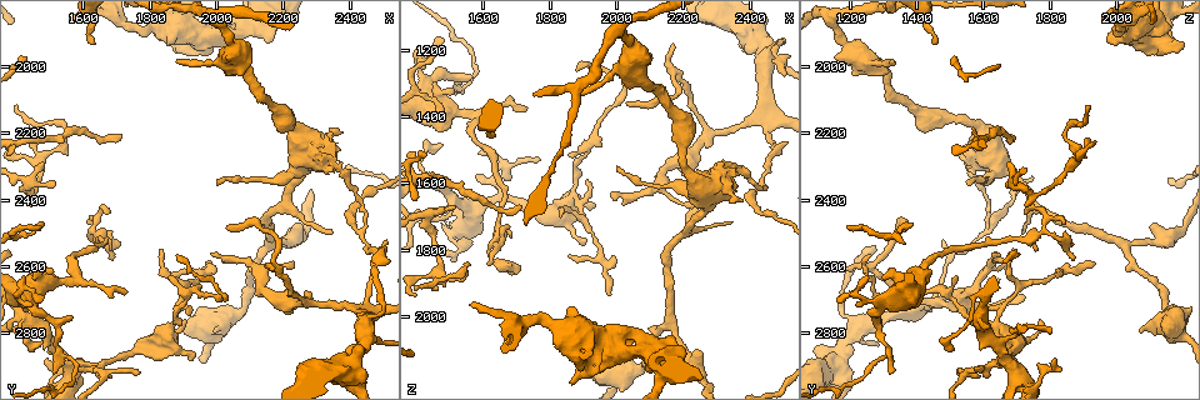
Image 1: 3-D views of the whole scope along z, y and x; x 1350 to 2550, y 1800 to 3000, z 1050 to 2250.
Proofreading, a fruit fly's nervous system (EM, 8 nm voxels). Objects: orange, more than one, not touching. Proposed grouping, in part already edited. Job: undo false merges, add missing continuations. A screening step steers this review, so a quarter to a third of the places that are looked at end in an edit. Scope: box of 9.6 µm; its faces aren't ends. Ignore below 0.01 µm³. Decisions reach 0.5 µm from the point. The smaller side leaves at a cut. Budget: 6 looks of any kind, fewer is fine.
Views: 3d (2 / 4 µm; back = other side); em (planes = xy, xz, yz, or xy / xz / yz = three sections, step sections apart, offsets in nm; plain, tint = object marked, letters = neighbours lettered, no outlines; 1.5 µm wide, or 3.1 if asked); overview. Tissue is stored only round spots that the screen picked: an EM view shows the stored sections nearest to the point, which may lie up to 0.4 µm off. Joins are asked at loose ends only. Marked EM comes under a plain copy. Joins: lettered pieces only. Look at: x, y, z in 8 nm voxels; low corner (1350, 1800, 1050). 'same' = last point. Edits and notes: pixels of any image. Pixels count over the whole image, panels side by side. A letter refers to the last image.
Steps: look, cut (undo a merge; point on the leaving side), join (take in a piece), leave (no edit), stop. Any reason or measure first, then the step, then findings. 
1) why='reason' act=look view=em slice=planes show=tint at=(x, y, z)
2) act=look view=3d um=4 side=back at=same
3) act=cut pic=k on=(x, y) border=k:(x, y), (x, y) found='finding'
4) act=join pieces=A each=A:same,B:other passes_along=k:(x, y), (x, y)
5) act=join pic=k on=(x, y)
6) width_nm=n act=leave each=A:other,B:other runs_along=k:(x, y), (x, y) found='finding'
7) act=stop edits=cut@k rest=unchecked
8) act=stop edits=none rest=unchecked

why='thin end' act=look view=em slice=planes show=letters at=(1470, 2480, 1180)

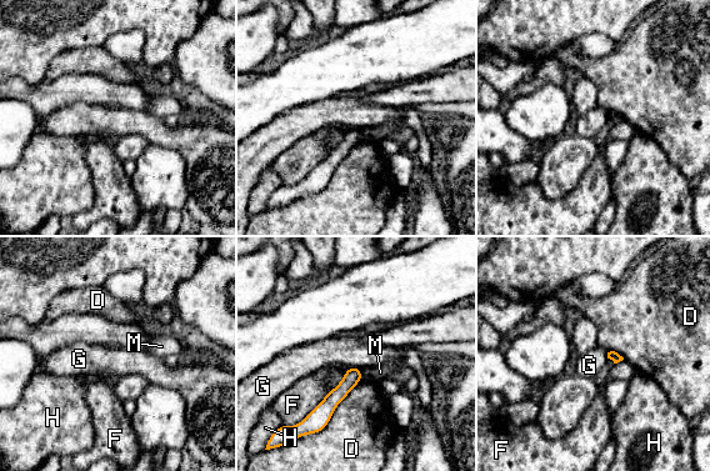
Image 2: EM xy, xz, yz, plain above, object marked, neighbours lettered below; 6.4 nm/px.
act=leave each=D:other,F:other,G:other,H:other,M:other runs_along=2:(355, 370), (348, 384), (314, 417) found='no lettered piece goes on from it'

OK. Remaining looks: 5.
why='abrupt turn' act=look view=3d um=2 at=(1550, 2200, 1840)

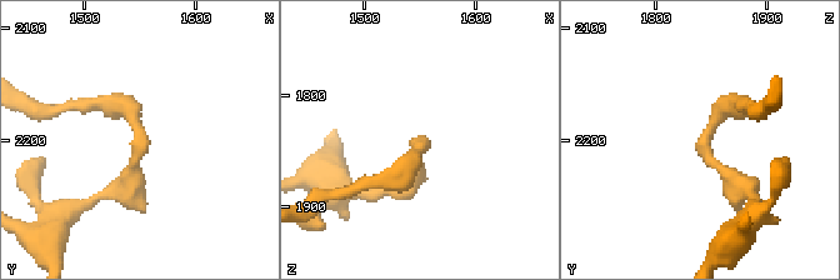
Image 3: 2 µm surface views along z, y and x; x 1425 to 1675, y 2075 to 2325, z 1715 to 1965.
why='need the tissue' act=look view=em slice=xy step=4 show=tint at=(1550, 2210, 1846)

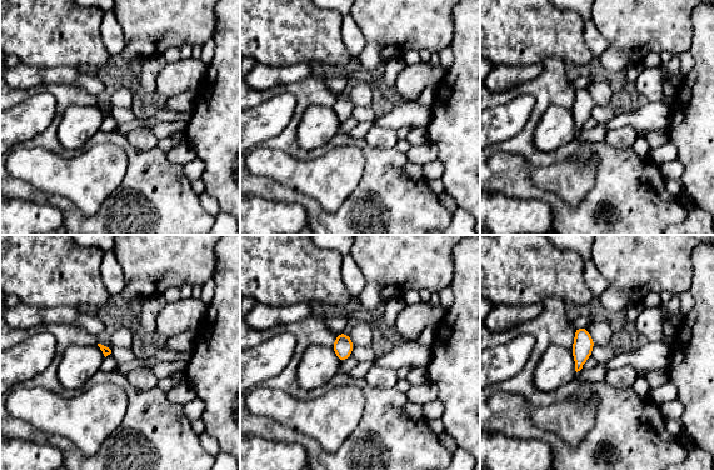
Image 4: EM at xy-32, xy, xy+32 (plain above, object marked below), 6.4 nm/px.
act=look view=em slice=planes show=letters at=same

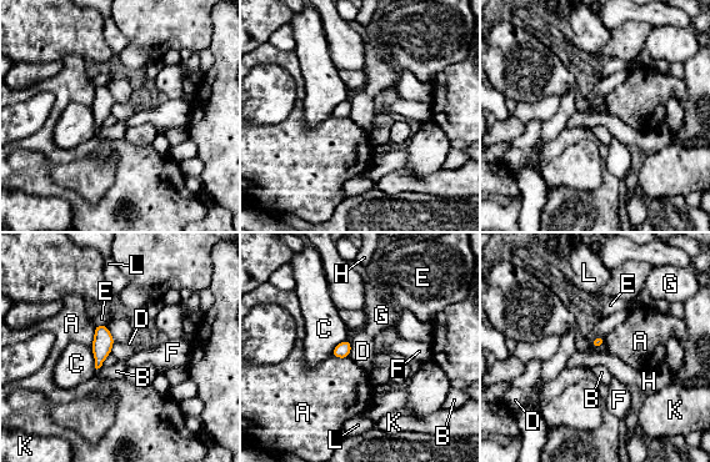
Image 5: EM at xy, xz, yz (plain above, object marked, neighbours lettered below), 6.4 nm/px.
width_nm=70 act=leave each=A:other,B:other,C:other,D:other,E:other,F:other,G:other,H:other,K:other,L:other border=5:(110, 352), (100, 366) found='continuous, no second cell'

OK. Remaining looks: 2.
why='tapers out' act=look view=em slice=planes show=tint at=(1850, 2620, 1820)

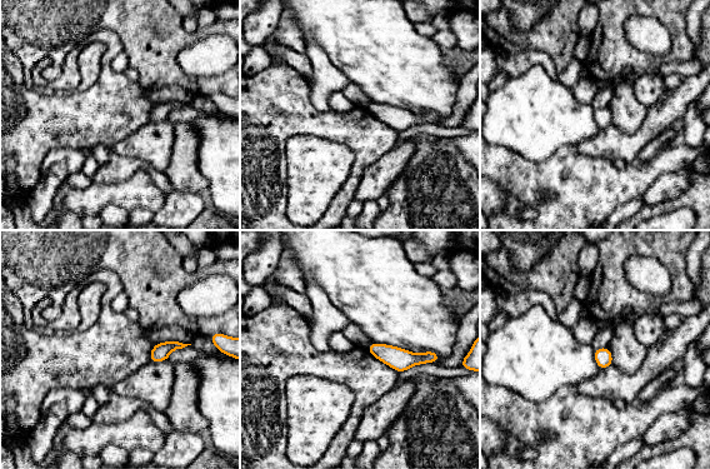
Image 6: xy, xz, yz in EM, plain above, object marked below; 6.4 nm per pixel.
why='what lies round it' act=look view=em slice=planes show=letters at=same

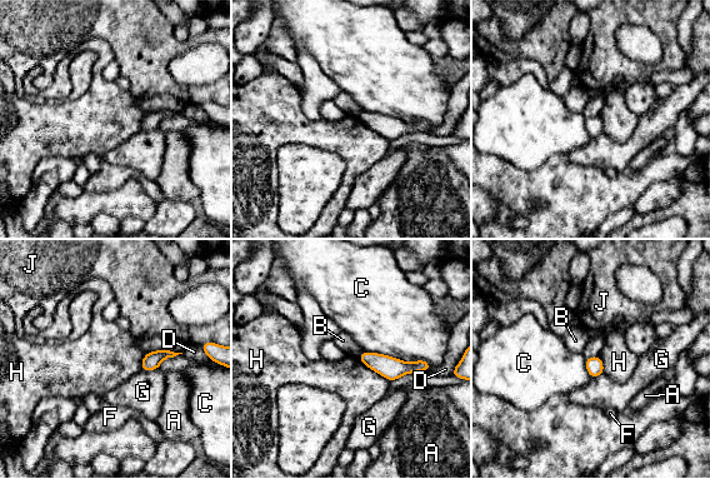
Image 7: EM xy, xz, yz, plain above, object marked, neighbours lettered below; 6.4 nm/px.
act=leave each=A:other,B:other,C:other,D:other,F:other,G:other,H:other,J:other found='none of them fits'

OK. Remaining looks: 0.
act=stop edits=none rest=unchecked

